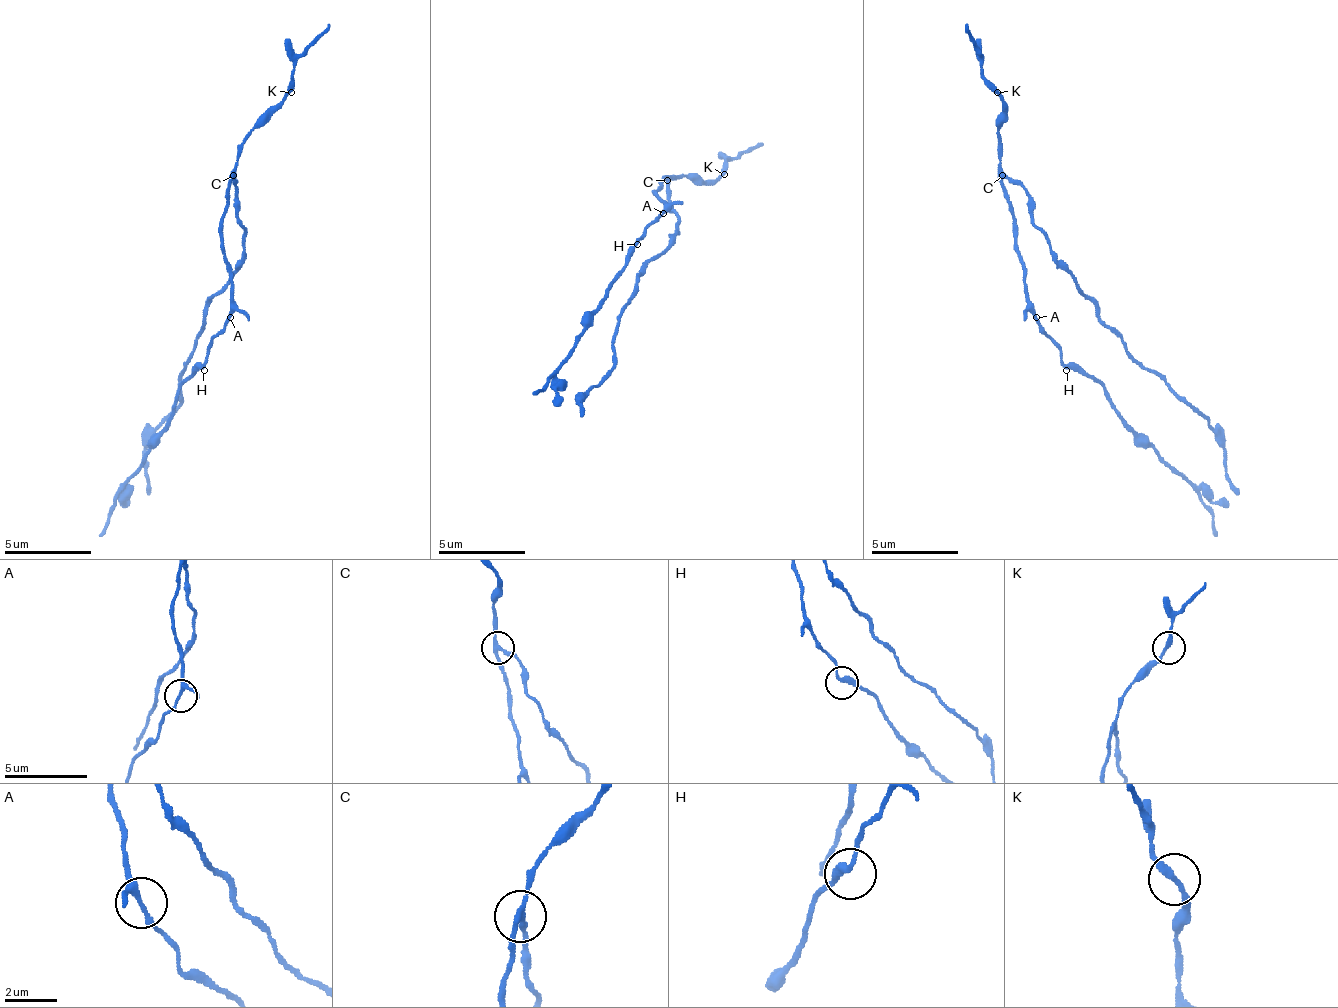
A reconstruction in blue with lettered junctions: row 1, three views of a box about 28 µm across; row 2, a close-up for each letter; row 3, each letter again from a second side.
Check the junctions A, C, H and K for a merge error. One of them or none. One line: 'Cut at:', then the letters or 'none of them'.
Cut at: C

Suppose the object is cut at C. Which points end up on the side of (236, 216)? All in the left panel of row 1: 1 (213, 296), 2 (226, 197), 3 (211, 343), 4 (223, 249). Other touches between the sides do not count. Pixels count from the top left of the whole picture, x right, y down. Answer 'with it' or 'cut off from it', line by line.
1: with it
2: cut off from it
3: cut off from it
4: cut off from it

